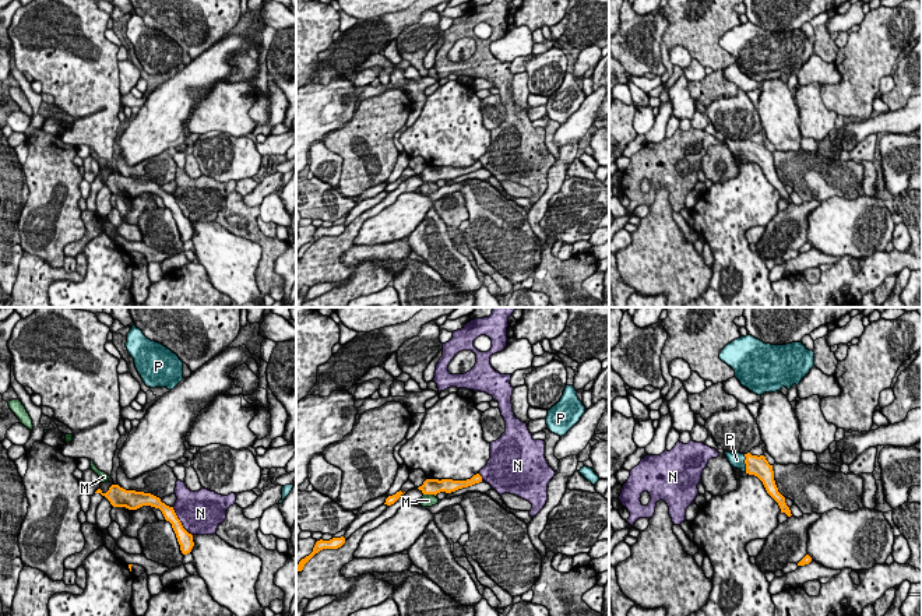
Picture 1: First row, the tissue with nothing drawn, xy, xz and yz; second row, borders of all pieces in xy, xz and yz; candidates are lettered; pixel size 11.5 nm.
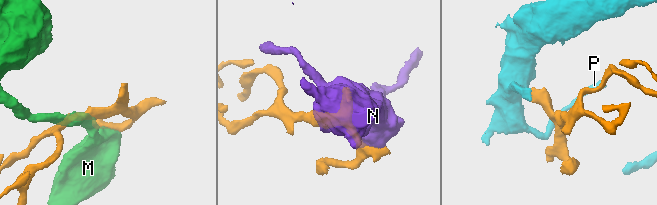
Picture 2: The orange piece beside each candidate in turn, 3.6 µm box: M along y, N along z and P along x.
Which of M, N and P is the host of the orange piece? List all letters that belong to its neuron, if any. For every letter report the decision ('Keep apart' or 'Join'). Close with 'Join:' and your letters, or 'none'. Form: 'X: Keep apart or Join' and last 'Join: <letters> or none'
M: Keep apart
N: Keep apart
P: Join
Join: P

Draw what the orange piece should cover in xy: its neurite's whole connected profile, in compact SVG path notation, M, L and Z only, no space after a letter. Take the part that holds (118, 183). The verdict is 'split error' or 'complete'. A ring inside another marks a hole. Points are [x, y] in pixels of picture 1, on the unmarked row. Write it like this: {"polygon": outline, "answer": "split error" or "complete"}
{"polygon": "M112 172L106 180L98 176L95 182L91 183L89 197L85 200L87 210L96 212L96 196L103 184L106 184L113 194L126 194L129 197L137 197L142 193L151 193L159 196L165 207L172 211L182 240L187 242L191 239L194 233L193 222L183 215L173 194L166 193L165 190L161 189L159 184L151 180L126 177L119 172Z", "answer": "split error"}

